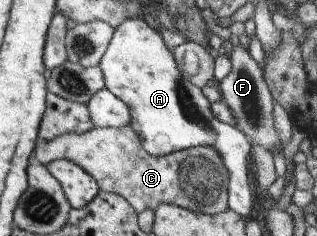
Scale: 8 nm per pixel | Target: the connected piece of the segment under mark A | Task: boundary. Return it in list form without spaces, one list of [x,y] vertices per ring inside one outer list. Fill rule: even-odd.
[[[127,17],[114,28],[111,40],[98,65],[104,80],[104,88],[128,106],[129,126],[137,133],[142,147],[149,154],[160,157],[197,145],[215,147],[228,172],[226,184],[228,208],[240,217],[249,216],[253,206],[253,194],[247,178],[247,154],[250,152],[250,142],[236,126],[222,123],[211,114],[210,104],[201,94],[201,89],[181,77],[181,73],[177,71],[173,55],[165,47],[161,35],[149,27],[142,17]]]

